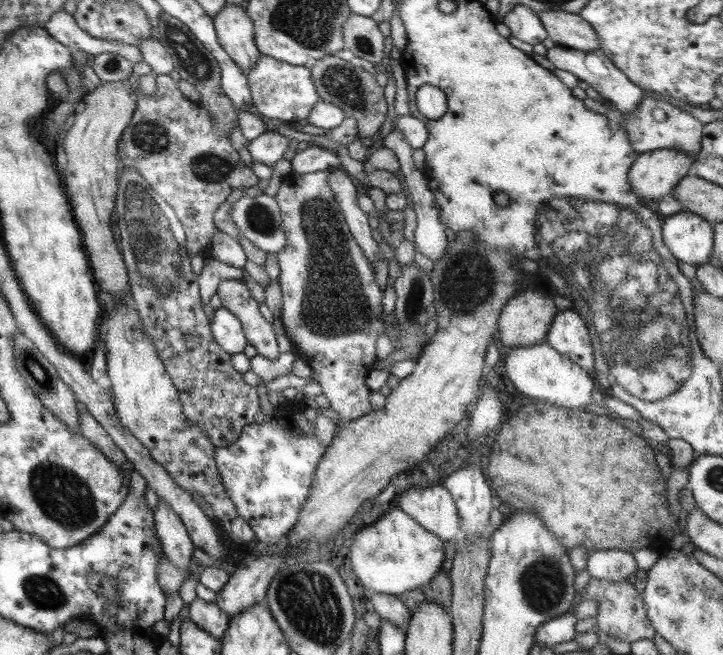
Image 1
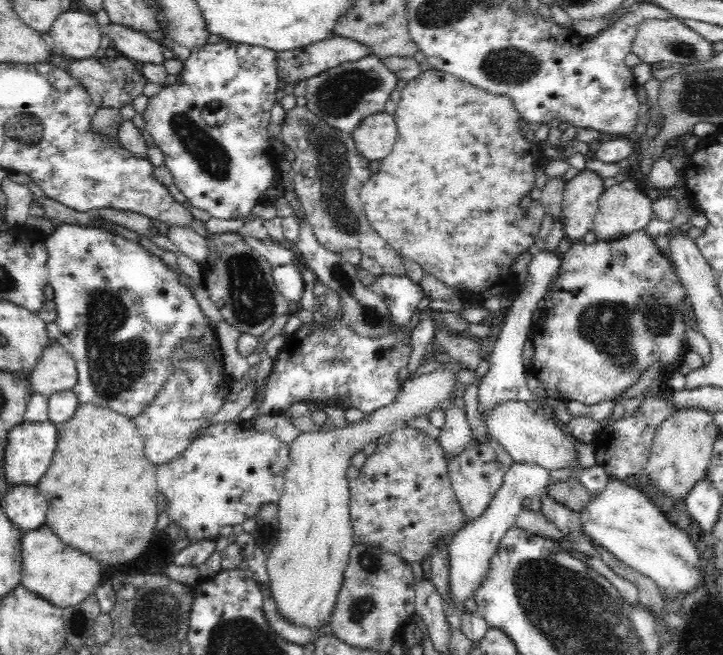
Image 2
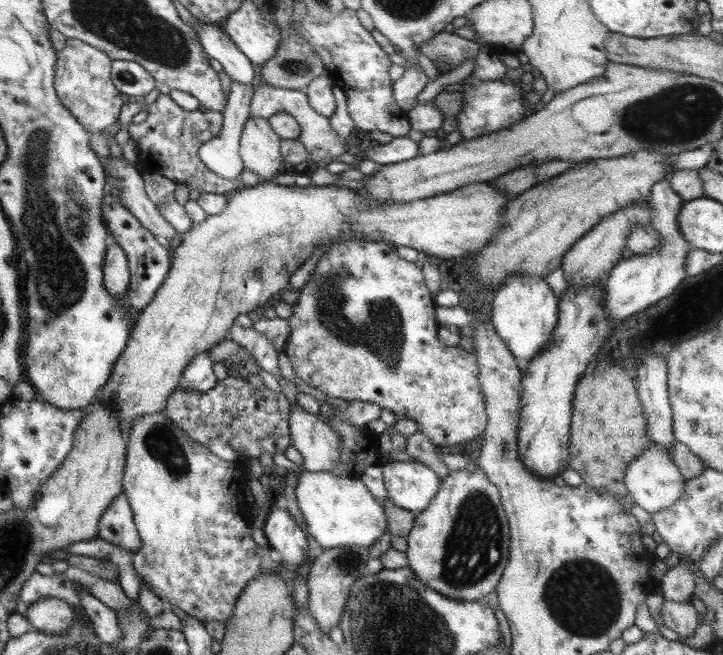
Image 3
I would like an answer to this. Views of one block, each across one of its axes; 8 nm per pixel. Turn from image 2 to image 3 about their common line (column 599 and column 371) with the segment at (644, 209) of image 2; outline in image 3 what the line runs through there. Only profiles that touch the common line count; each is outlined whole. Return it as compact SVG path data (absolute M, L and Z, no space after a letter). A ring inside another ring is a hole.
M271 182L241 187L227 201L223 211L207 215L199 223L192 223L181 235L165 280L155 289L151 301L139 311L138 318L135 318L125 348L114 362L108 381L97 394L97 400L103 407L113 411L120 434L128 434L132 423L140 416L163 412L188 362L227 338L229 327L237 315L262 309L270 297L274 298L288 288L289 277L311 256L315 247L349 233L365 241L391 242L395 247L409 246L439 261L445 258L462 259L465 254L485 246L485 242L497 234L495 228L499 226L503 212L501 206L505 206L508 199L501 189L495 189L487 183L468 184L431 198L411 200L407 204L377 204L345 186L335 186L334 183L298 187Z

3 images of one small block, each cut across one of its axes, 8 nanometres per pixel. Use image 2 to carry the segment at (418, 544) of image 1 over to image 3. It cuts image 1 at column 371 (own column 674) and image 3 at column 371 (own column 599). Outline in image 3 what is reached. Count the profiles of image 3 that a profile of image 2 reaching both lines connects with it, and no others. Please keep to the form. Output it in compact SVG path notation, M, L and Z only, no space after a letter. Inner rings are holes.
M303 470L298 473L295 497L298 512L307 526L309 536L322 549L351 545L368 547L377 537L387 532L387 520L382 507L358 478L327 471Z

